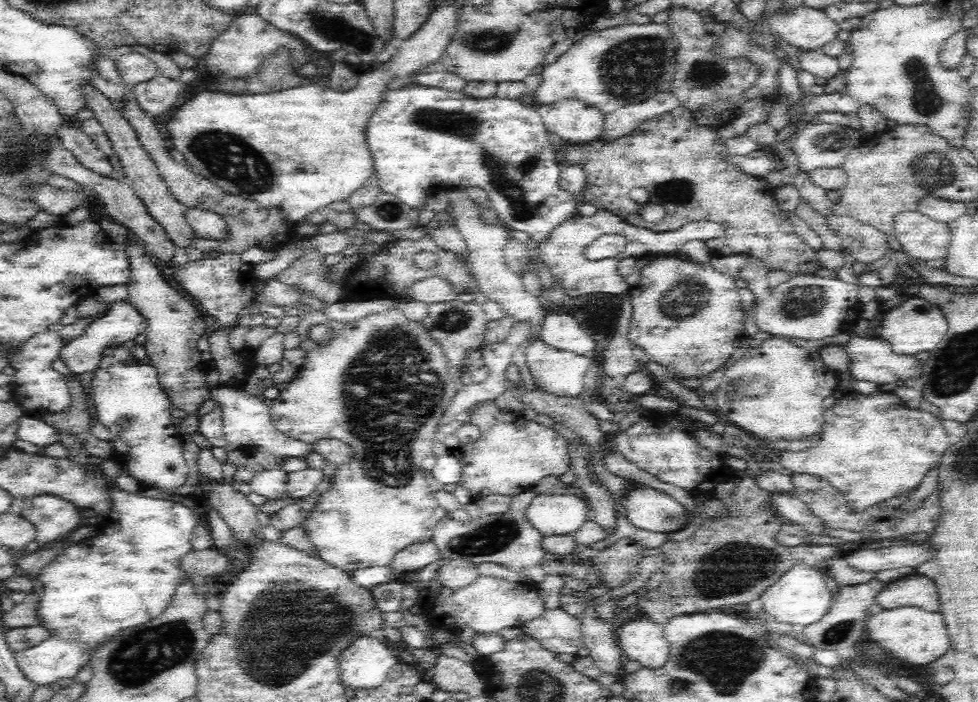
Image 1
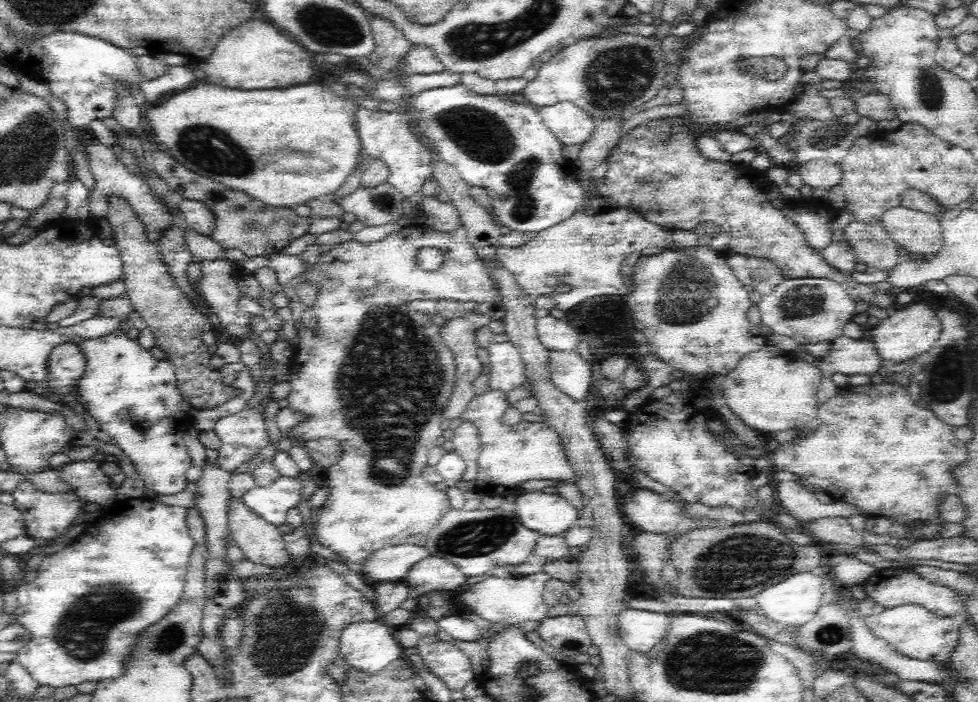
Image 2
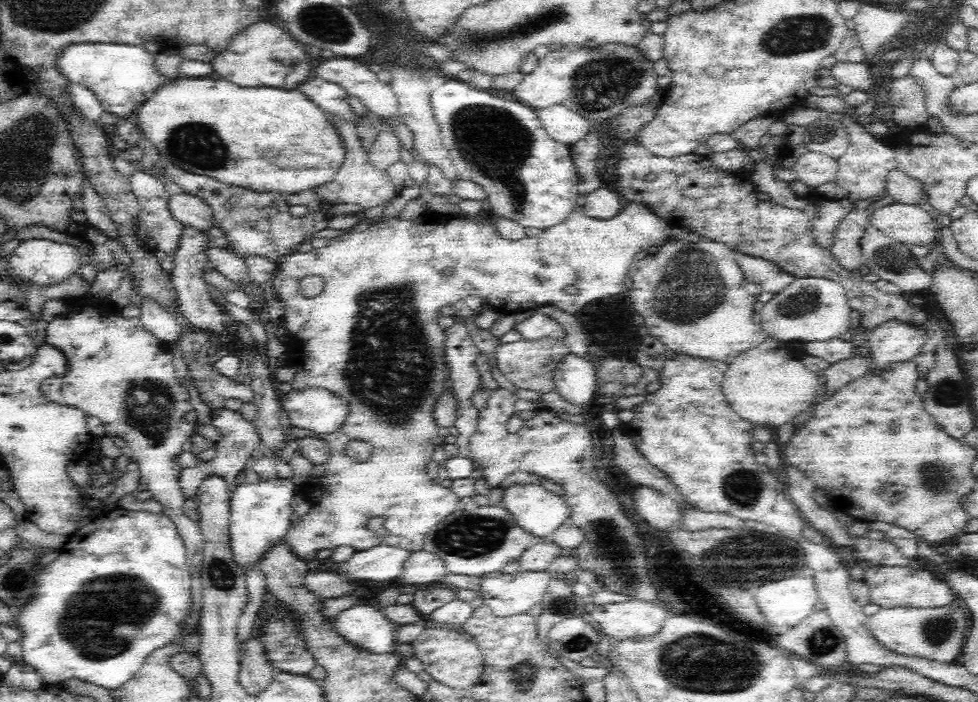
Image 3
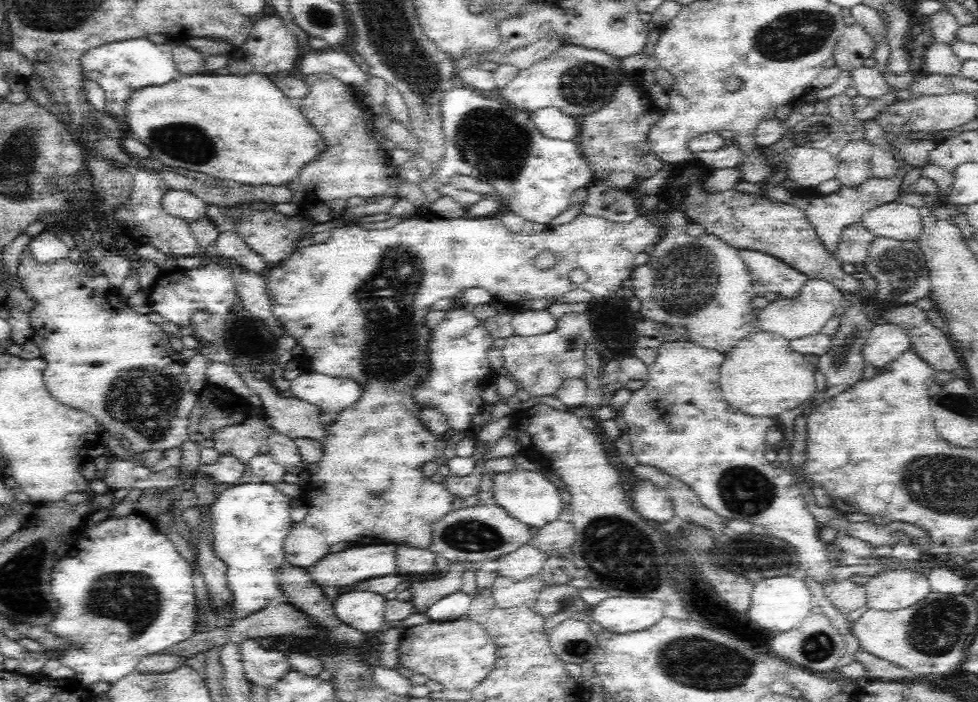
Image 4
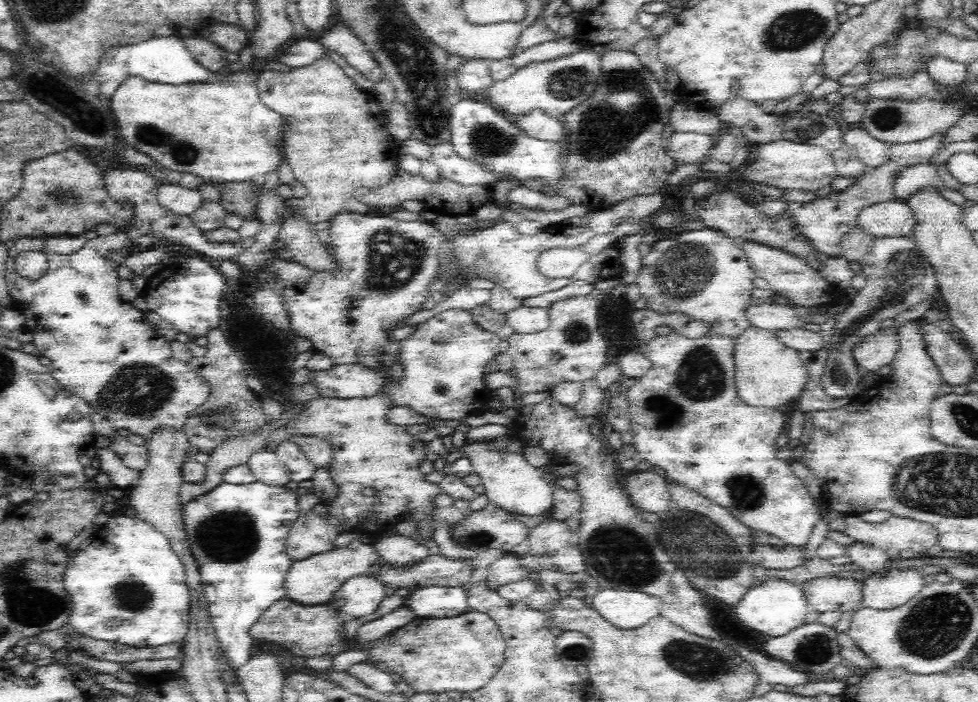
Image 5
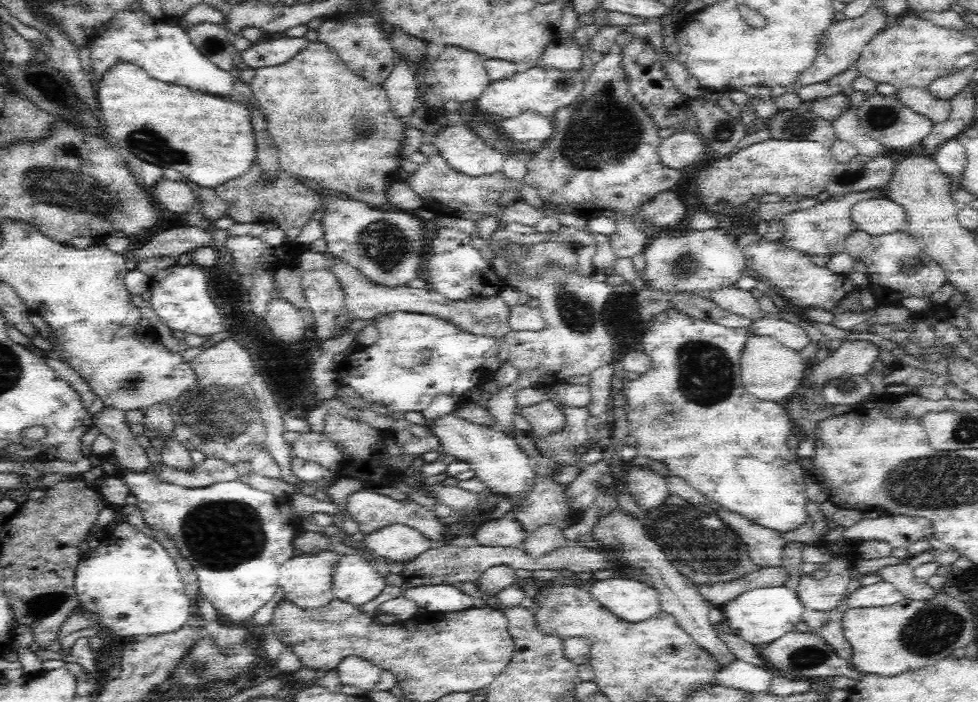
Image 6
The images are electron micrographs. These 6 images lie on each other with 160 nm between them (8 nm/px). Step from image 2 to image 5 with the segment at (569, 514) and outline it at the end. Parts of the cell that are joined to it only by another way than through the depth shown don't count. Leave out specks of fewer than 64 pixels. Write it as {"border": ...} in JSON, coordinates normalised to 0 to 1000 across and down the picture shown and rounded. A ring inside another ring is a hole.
{"border":[[[496,625],[478,627],[473,638],[474,648],[483,657],[485,675],[495,691],[495,704],[499,707],[501,718],[517,729],[534,732],[534,735],[552,735],[562,731],[566,718],[566,692],[556,684],[553,668],[542,662],[534,645],[507,642],[499,640],[497,632],[499,628]]]}

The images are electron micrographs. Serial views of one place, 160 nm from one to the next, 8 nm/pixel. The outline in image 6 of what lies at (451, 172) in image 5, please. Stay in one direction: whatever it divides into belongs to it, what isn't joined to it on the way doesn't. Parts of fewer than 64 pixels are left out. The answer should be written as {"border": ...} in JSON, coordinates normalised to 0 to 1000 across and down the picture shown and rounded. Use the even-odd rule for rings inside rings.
{"border":[[[460,179],[448,189],[442,205],[462,242],[483,251],[510,246],[517,224],[488,197],[476,179]]]}

